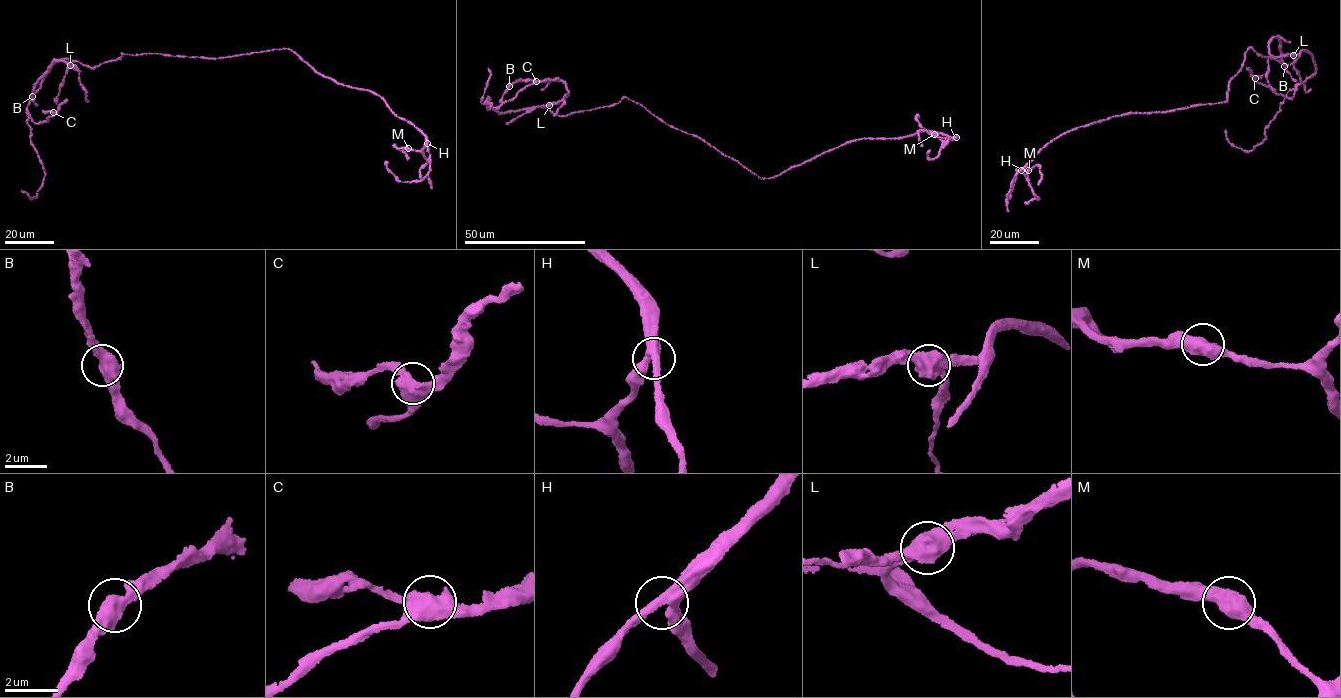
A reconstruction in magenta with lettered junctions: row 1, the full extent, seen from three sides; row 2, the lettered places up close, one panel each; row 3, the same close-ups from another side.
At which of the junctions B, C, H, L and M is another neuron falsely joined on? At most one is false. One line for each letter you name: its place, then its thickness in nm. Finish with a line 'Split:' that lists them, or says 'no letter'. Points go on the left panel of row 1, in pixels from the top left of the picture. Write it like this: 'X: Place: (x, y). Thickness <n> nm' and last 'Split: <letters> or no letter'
Split: no letter

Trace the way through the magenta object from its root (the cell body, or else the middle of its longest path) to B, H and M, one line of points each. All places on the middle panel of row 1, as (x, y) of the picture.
B: (715, 148), (626, 98), (609, 106), (561, 116), (546, 107), (567, 95), (561, 81), (528, 79), (509, 86)
H: (715, 148), (763, 179), (774, 178), (856, 140), (901, 139), (926, 131), (956, 137)
M: (715, 148), (761, 179), (770, 179), (856, 140), (901, 139), (926, 131), (955, 137), (943, 141), (934, 134)

